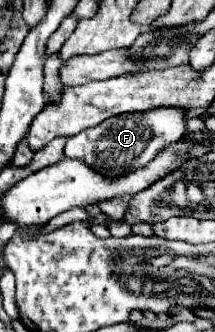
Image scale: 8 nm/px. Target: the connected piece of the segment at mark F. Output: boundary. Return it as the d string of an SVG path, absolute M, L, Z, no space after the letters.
M161 107L141 113L123 113L105 119L101 125L85 129L65 143L65 155L71 159L81 159L91 169L109 179L127 175L129 171L141 169L151 163L161 149L169 143L177 143L185 133L185 113L175 107Z

